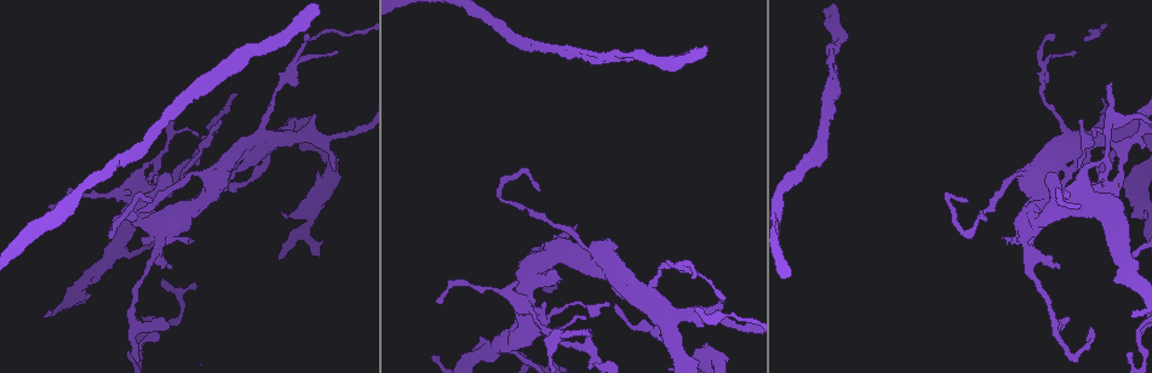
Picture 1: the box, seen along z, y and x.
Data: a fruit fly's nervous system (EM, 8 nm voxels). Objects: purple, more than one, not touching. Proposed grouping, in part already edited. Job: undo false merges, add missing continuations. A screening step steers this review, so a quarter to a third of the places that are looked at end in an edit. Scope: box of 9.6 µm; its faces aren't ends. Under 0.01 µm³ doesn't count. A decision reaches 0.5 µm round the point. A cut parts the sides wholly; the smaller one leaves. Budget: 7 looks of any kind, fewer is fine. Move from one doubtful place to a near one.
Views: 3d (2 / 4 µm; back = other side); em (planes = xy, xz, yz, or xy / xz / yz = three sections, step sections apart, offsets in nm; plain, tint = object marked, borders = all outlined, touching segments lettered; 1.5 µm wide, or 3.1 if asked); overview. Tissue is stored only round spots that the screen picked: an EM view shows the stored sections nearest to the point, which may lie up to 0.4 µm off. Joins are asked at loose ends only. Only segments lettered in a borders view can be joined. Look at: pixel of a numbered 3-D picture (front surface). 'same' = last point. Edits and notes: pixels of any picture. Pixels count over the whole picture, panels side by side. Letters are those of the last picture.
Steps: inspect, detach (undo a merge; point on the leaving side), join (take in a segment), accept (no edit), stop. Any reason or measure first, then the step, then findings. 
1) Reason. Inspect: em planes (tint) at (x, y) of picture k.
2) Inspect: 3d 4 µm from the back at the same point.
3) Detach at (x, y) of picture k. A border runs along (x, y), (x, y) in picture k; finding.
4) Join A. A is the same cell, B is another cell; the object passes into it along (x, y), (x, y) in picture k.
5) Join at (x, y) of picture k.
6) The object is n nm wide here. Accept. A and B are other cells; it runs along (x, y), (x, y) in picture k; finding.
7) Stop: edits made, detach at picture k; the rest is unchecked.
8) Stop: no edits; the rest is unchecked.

Sudden change in width. Inspect: 3d 2 µm at (163, 235) of picture 1.

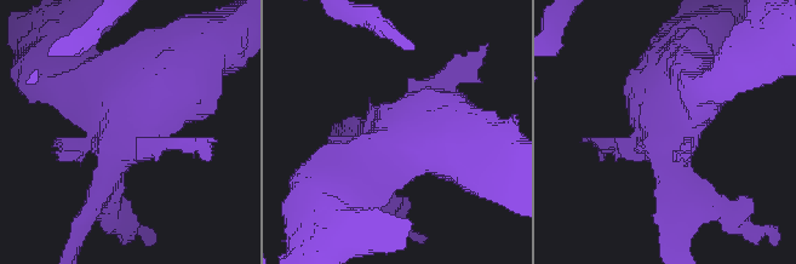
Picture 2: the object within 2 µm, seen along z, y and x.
Inspect: em xz step 4 (tint) at (123, 136) of picture 2.

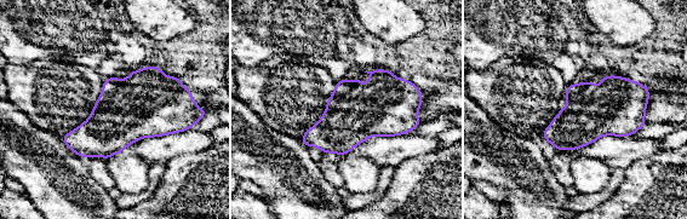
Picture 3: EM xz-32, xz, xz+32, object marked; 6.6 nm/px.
Inspect: em xz step 4 (borders) at the same point.

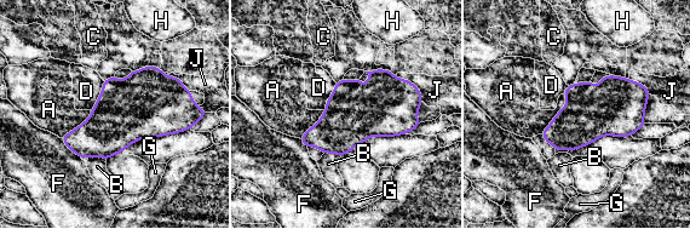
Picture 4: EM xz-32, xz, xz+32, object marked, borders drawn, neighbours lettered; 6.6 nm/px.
Accept. A, B, C, D, F, G, H and J are other cells; a border runs along (563, 93), (565, 104), (539, 133) in picture 4; continuous, no second neuron.

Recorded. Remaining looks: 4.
Inspect: 3d 4 µm at (590, 328) of picture 1.

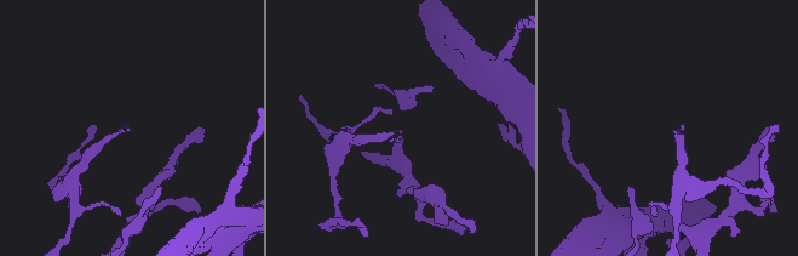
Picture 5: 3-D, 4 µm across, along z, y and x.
Now the EM. Inspect: em yz step 4 (tint) at (130, 129) of picture 5.

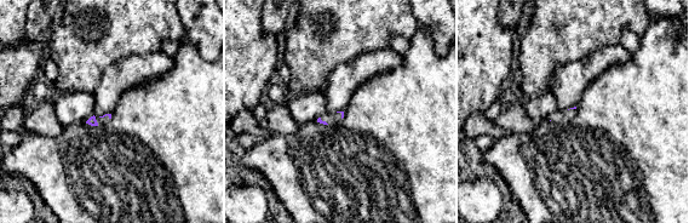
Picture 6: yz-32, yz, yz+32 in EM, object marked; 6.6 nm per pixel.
Inspect: em xz step 4 (borders) at the same point.

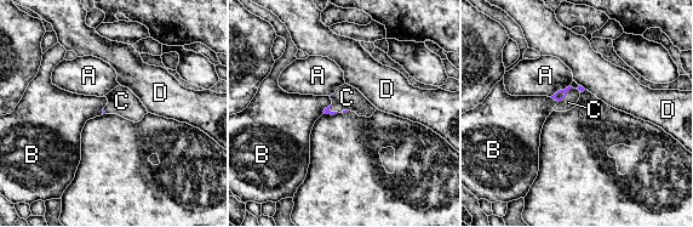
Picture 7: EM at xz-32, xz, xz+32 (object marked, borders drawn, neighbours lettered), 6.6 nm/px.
Join C. C is the same cell, A, B and D are other cells; the object passes into it along (560, 95), (566, 95), (570, 101) in picture 7; the neuron continues.

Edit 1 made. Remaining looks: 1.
Stop: edits made, join at picture 7; the rest is unchecked.

